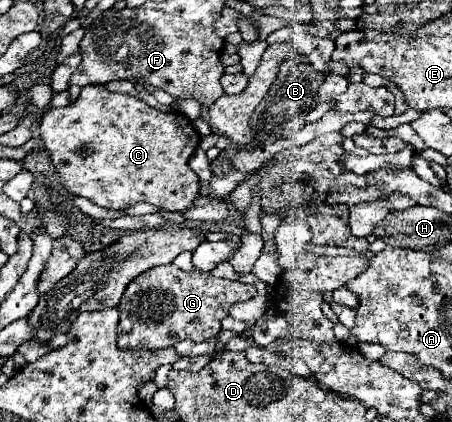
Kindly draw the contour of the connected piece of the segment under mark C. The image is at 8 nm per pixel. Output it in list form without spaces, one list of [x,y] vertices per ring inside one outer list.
[[[84,86],[78,100],[66,108],[48,108],[40,120],[40,126],[38,126],[38,132],[40,132],[40,138],[42,138],[42,144],[44,148],[50,152],[52,160],[54,160],[54,168],[58,168],[58,174],[60,174],[60,180],[62,184],[66,184],[66,188],[76,194],[76,196],[84,196],[88,198],[90,202],[102,206],[102,208],[112,208],[112,210],[126,210],[138,202],[148,202],[148,204],[154,204],[162,210],[170,210],[170,212],[182,212],[186,210],[194,198],[198,196],[198,176],[192,172],[192,168],[188,166],[188,160],[190,156],[194,154],[194,150],[198,148],[200,144],[200,136],[192,124],[192,120],[188,120],[184,114],[178,114],[178,112],[160,112],[152,106],[148,106],[146,102],[142,102],[140,98],[136,96],[126,96],[126,94],[114,94],[114,92],[108,92],[104,86]]]

